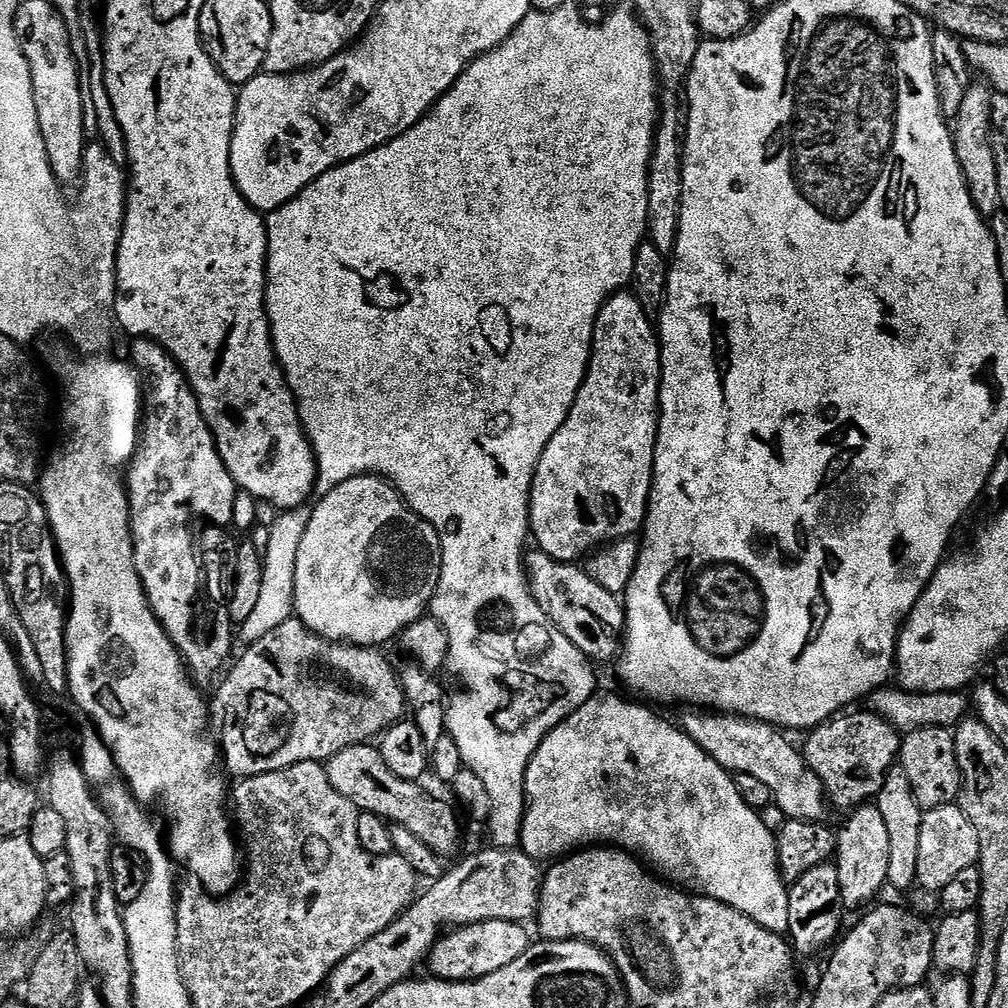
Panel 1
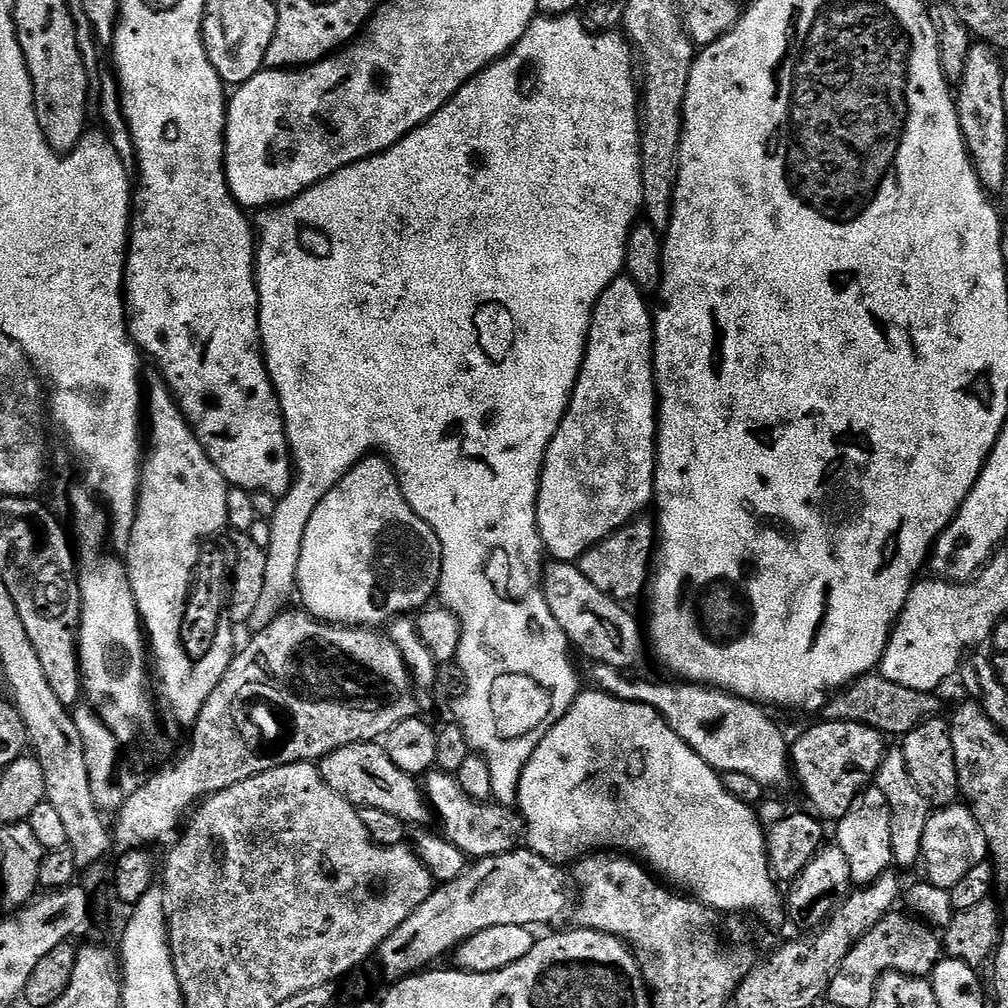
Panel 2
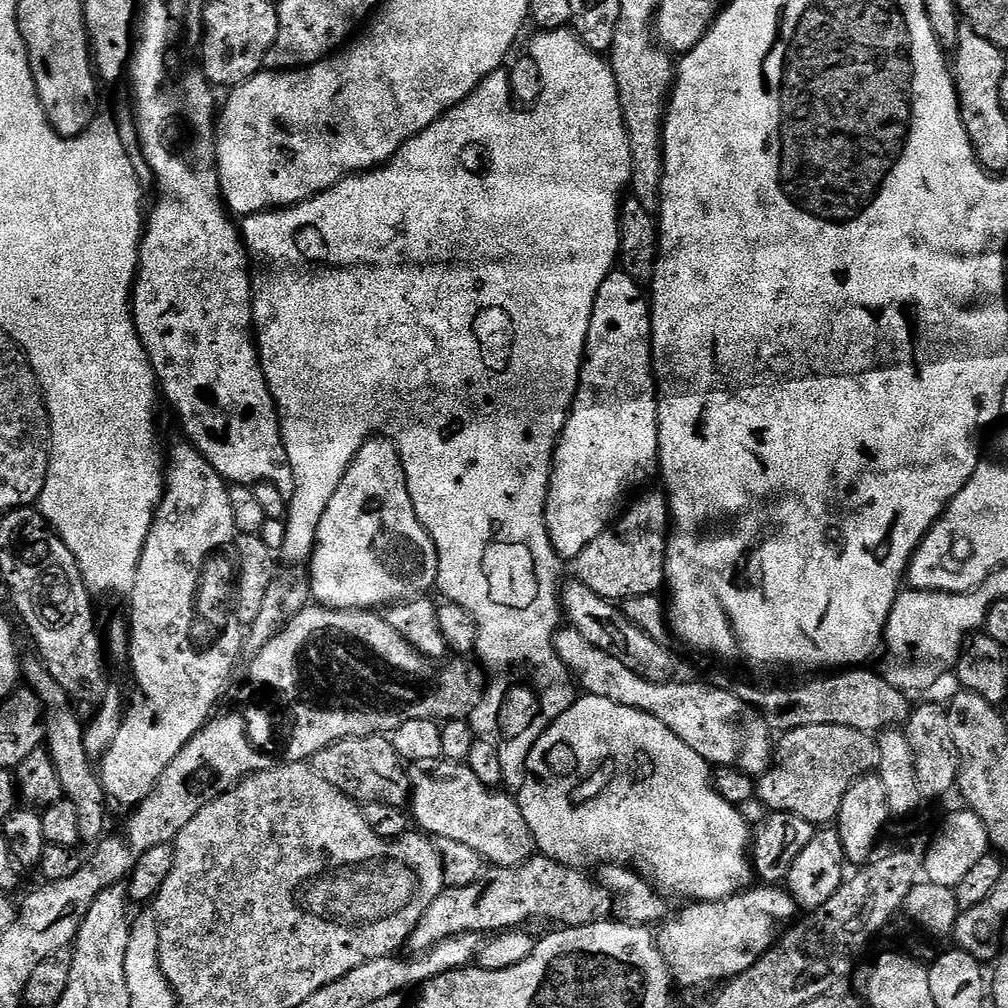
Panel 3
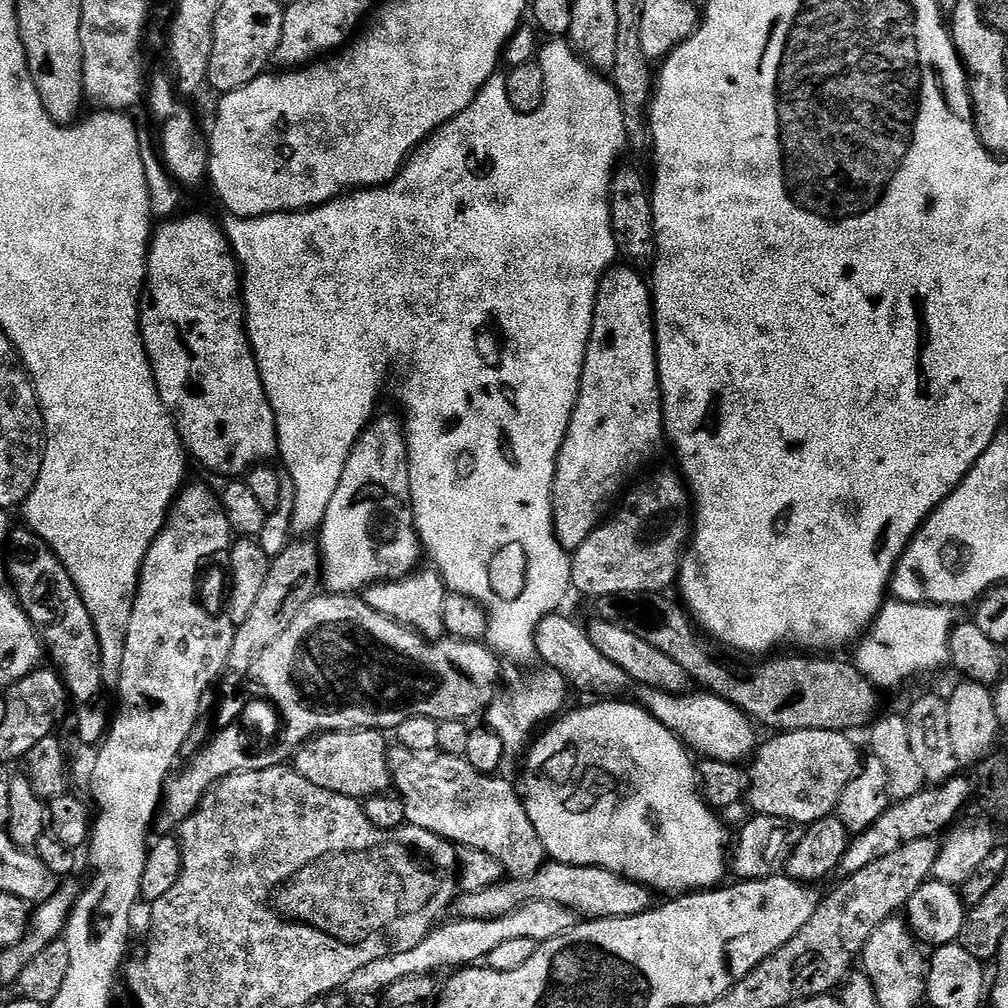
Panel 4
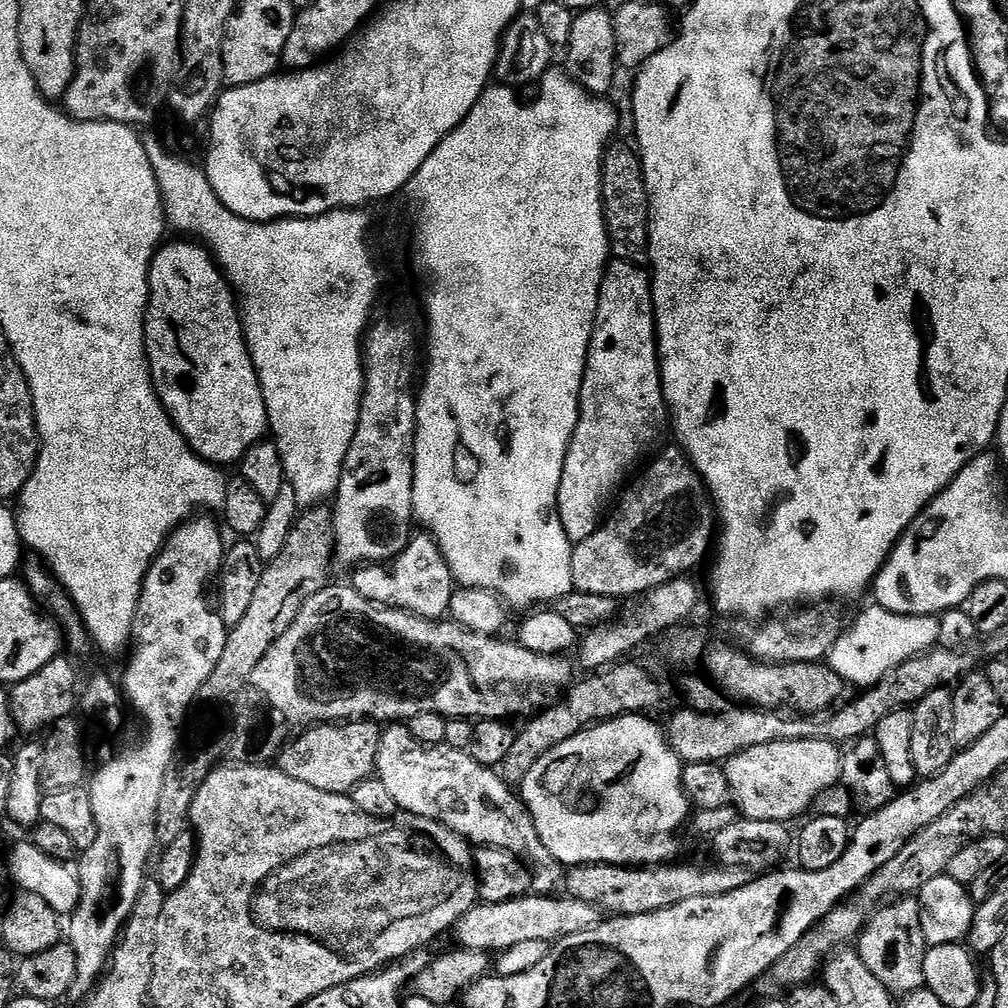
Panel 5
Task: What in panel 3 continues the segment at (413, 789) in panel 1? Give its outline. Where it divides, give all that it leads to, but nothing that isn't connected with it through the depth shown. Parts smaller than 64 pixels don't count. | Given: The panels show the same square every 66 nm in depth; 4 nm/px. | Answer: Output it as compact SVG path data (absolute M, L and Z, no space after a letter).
M387 735L359 736L334 742L314 754L310 767L317 772L330 786L338 786L342 794L351 800L369 804L370 802L386 802L390 806L404 808L410 796L410 780L403 772L400 756L394 750L391 739Z

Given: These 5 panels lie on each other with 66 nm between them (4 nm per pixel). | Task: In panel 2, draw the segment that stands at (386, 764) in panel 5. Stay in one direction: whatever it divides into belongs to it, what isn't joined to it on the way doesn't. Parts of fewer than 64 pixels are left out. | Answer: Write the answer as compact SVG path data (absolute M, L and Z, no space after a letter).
M433 770L427 773L422 787L435 819L437 821L440 819L441 826L439 827L442 829L442 834L450 842L454 842L465 856L469 858L501 856L517 847L516 824L518 828L518 820L515 815L512 817L508 813L511 811L505 805L471 797L451 772Z

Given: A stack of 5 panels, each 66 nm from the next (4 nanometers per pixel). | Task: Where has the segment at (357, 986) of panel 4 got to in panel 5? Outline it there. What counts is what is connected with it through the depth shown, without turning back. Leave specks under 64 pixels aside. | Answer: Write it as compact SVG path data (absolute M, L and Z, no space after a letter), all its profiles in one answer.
M529 894L520 896L518 899L507 900L505 903L490 904L482 902L471 908L452 929L452 935L458 940L460 948L482 951L484 953L498 954L510 946L516 946L521 942L546 941L549 944L555 943L562 937L570 934L581 933L582 930L590 929L598 924L602 918L599 909L592 904L582 902L569 896L542 896L539 894Z

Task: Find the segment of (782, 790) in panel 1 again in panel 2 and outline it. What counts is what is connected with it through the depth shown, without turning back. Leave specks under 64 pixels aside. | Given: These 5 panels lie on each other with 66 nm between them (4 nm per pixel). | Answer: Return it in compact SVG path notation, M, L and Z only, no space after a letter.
M596 664L593 667L592 680L597 689L610 694L619 700L645 704L654 708L667 722L672 730L703 761L721 774L746 774L754 778L763 788L774 786L780 788L792 780L790 744L785 738L779 726L764 712L765 709L755 701L743 700L739 696L732 696L717 688L709 688L705 685L696 685L684 682L672 682L676 684L662 684L652 680L631 680L631 675L625 674L621 669L605 664Z

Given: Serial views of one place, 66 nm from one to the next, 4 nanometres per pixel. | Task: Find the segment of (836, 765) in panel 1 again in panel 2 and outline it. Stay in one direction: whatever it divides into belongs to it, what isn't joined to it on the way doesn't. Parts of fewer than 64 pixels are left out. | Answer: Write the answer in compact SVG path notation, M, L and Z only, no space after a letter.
M824 720L819 723L806 729L796 741L791 741L791 771L796 780L800 779L808 795L807 807L811 815L824 822L839 822L854 798L875 781L884 761L886 737L870 726L849 720Z

